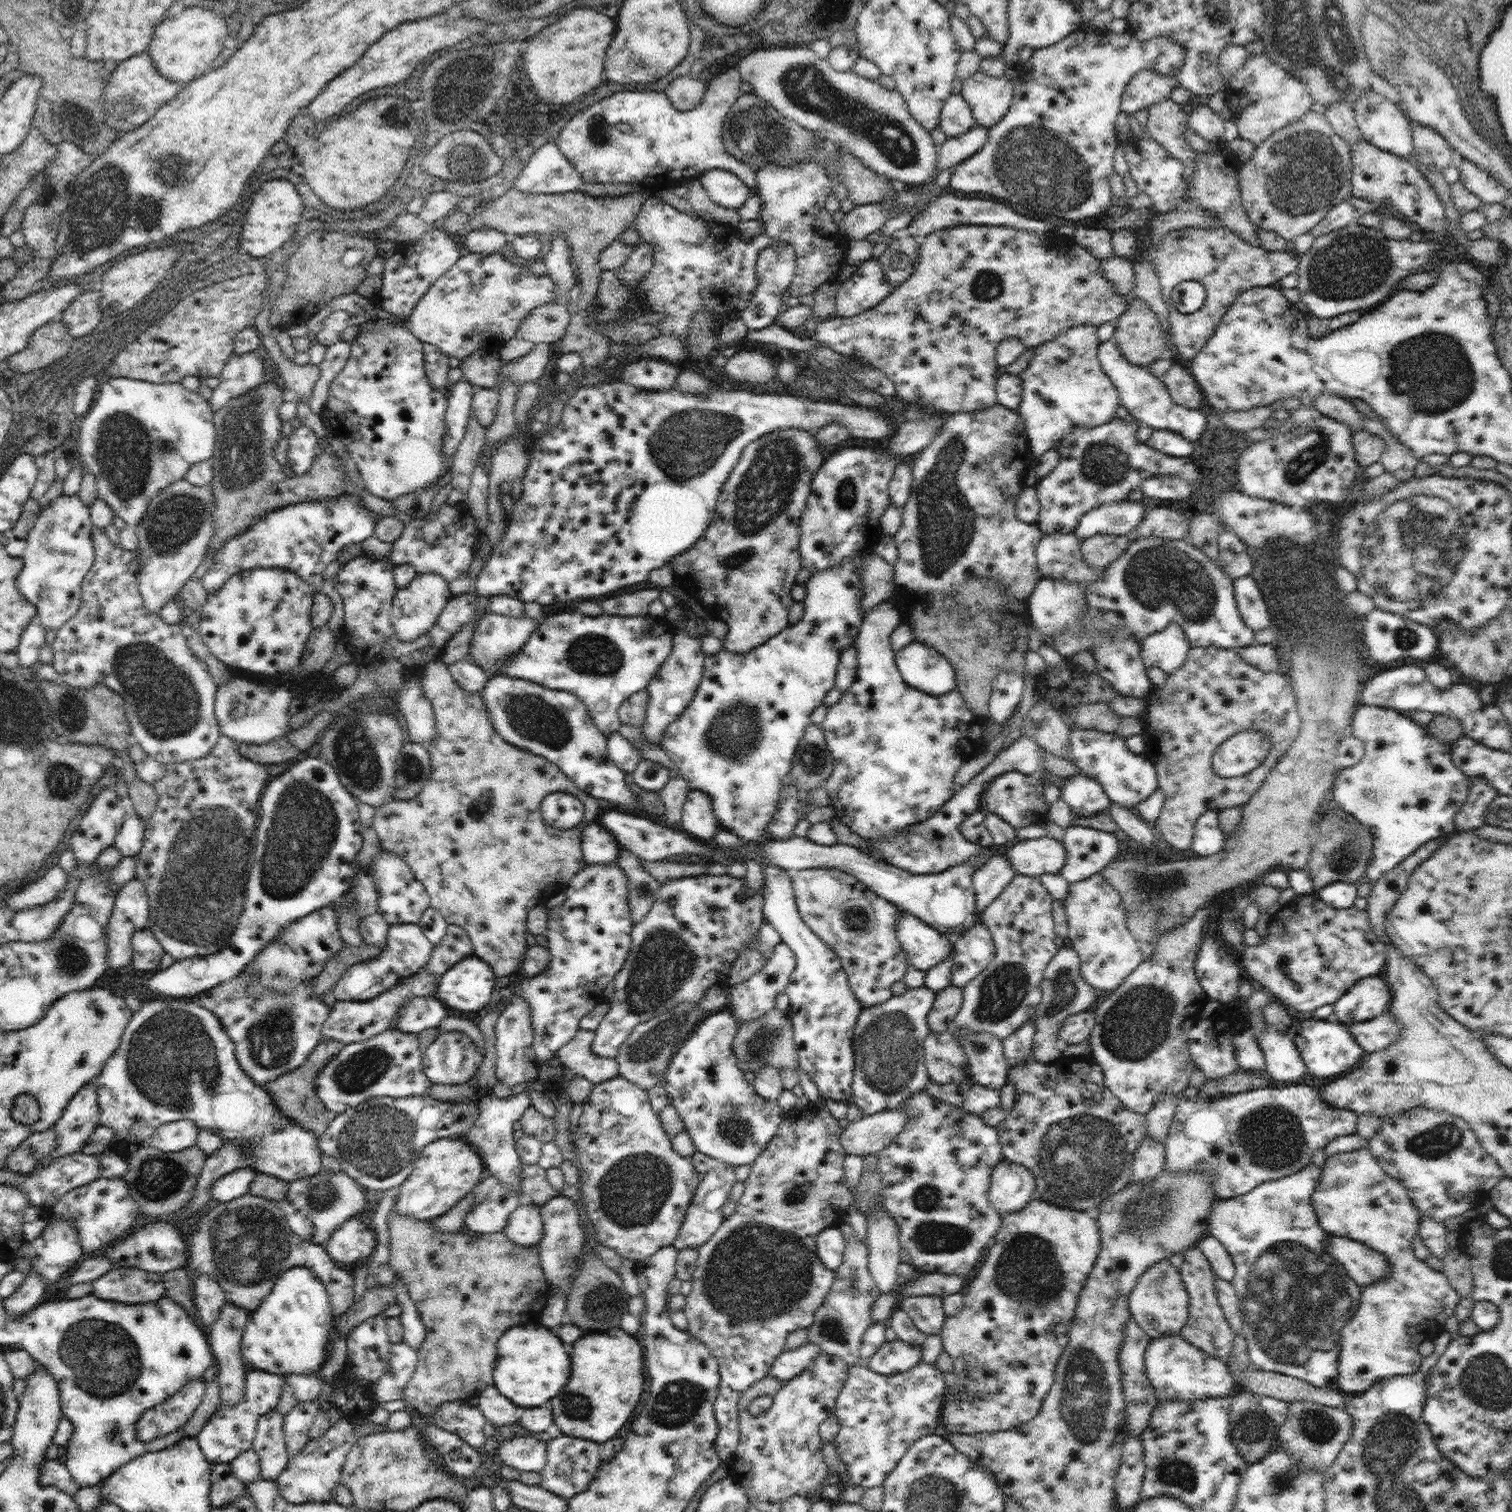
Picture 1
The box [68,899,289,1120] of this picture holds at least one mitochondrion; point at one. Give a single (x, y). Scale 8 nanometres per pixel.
(174, 1053)

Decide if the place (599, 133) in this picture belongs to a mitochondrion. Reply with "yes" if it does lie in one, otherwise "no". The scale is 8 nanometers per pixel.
yes

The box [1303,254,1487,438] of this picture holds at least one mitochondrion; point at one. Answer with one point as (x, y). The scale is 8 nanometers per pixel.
(1432, 371)

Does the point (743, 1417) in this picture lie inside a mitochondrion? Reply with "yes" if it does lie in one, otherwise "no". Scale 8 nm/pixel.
no

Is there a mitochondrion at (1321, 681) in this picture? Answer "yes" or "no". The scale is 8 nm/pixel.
yes

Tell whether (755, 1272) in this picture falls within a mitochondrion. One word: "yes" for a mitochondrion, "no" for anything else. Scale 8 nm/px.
yes

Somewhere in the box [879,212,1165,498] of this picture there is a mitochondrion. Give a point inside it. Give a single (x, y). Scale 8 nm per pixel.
(1101, 463)

